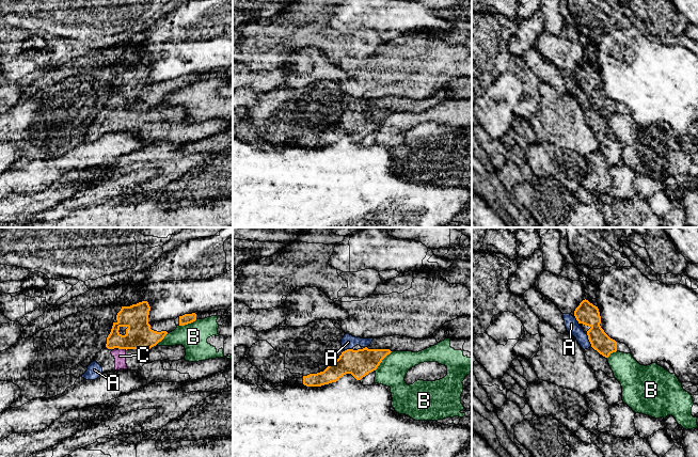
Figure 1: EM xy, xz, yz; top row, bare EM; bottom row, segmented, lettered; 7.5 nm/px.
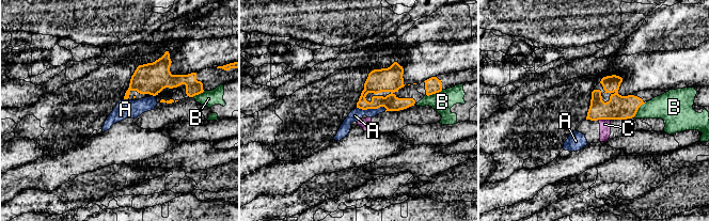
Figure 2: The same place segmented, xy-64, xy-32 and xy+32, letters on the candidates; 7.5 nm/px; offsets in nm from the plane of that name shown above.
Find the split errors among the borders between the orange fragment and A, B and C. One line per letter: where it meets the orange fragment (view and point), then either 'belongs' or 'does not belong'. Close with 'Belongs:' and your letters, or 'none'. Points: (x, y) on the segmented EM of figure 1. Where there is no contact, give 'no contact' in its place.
A: yz (588, 339) | does not belong
B: xz (382, 359) | does not belong
C: xy (123, 348) | does not belong
Belongs: none

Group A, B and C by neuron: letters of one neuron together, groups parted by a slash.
A C / B

